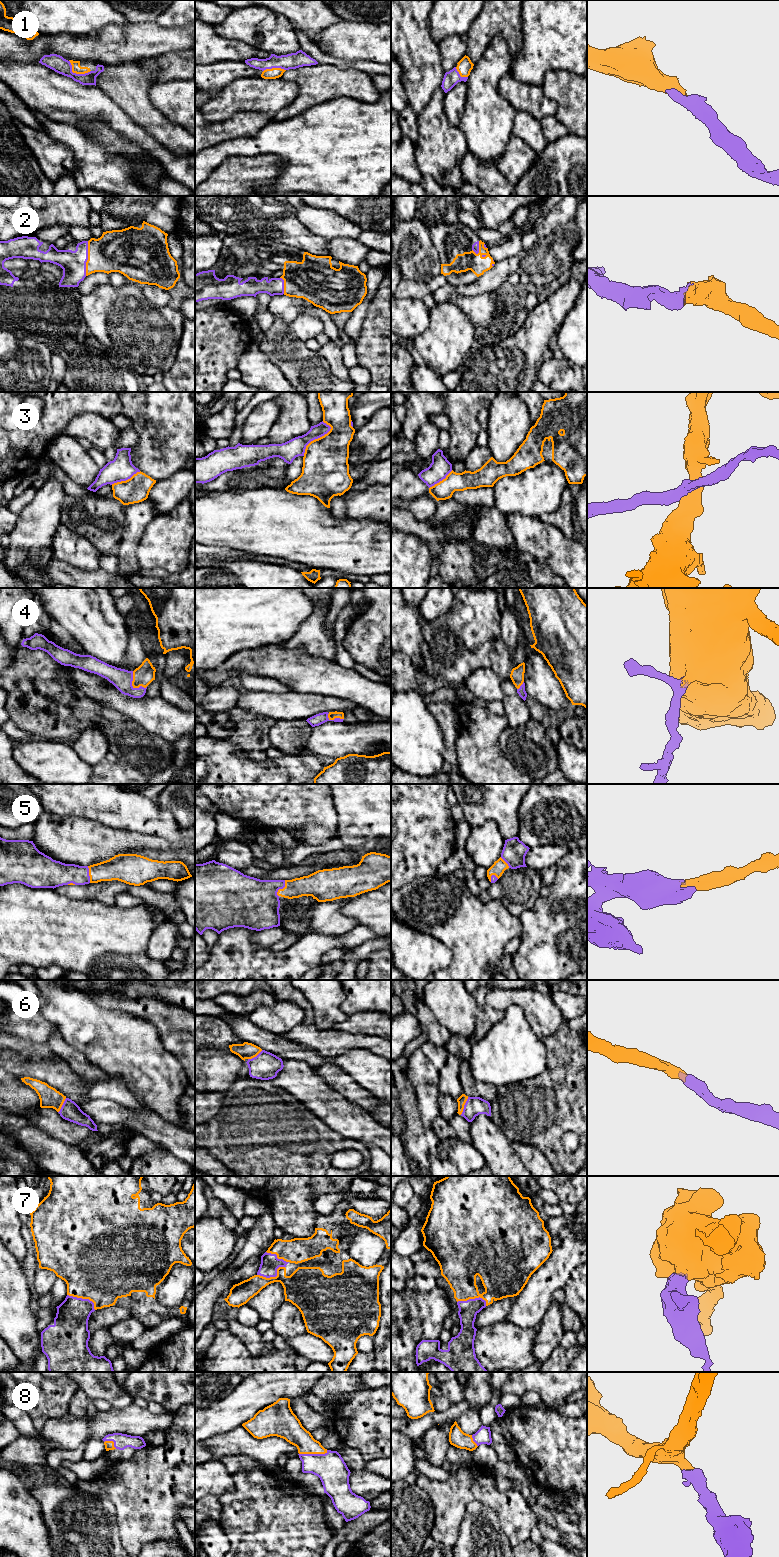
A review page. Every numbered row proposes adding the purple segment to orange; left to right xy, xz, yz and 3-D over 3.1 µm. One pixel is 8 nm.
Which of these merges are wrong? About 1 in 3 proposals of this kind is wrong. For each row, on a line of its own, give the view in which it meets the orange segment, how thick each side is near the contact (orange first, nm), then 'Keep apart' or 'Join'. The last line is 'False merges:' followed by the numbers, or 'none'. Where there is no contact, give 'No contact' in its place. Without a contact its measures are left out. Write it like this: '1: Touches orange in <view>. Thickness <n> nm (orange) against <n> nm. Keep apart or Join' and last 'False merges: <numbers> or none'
1: Touches orange in xy. Thickness 80 nm (orange) against 130 nm. Join
2: Touches orange in xy. Thickness 340 nm (orange) against 200 nm. Join
3: Touches orange in xz. Thickness 360 nm (orange) against 160 nm. Keep apart
4: Touches orange in xy. Thickness 160 nm (orange) against 160 nm. Join
5: Touches orange in xz. Thickness 170 nm (orange) against 400 nm. Join
6: Touches orange in yz. Thickness 70 nm (orange) against 150 nm. Join
7: Touches orange in xz. Thickness 300 nm (orange) against 150 nm. Join
8: Touches orange in xz. Thickness 180 nm (orange) against 240 nm. Join
False merges: 3

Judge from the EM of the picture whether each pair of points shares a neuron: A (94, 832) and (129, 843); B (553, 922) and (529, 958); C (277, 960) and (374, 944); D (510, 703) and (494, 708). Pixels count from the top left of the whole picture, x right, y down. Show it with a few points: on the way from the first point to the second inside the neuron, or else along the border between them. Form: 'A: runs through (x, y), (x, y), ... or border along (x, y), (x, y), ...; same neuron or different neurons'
A: runs through (103, 841), (120, 842); same neuron
B: runs through (553, 931), (553, 934), (538, 949); same neuron
C: border along (370, 939), (356, 946), (350, 946), (345, 950); different neurons
D: border along (501, 700), (504, 714); different neurons

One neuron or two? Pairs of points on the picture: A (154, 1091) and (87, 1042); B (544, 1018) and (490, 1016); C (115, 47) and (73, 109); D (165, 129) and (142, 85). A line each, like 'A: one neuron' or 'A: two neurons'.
A: one neuron
B: two neurons
C: two neurons
D: one neuron

